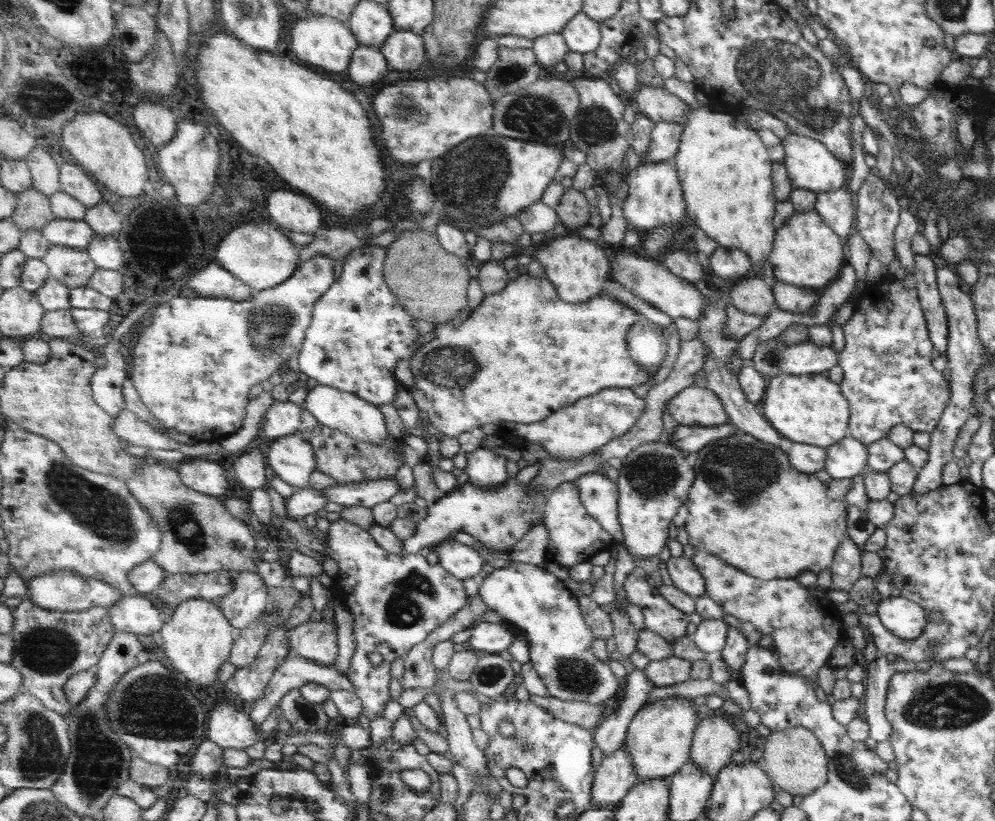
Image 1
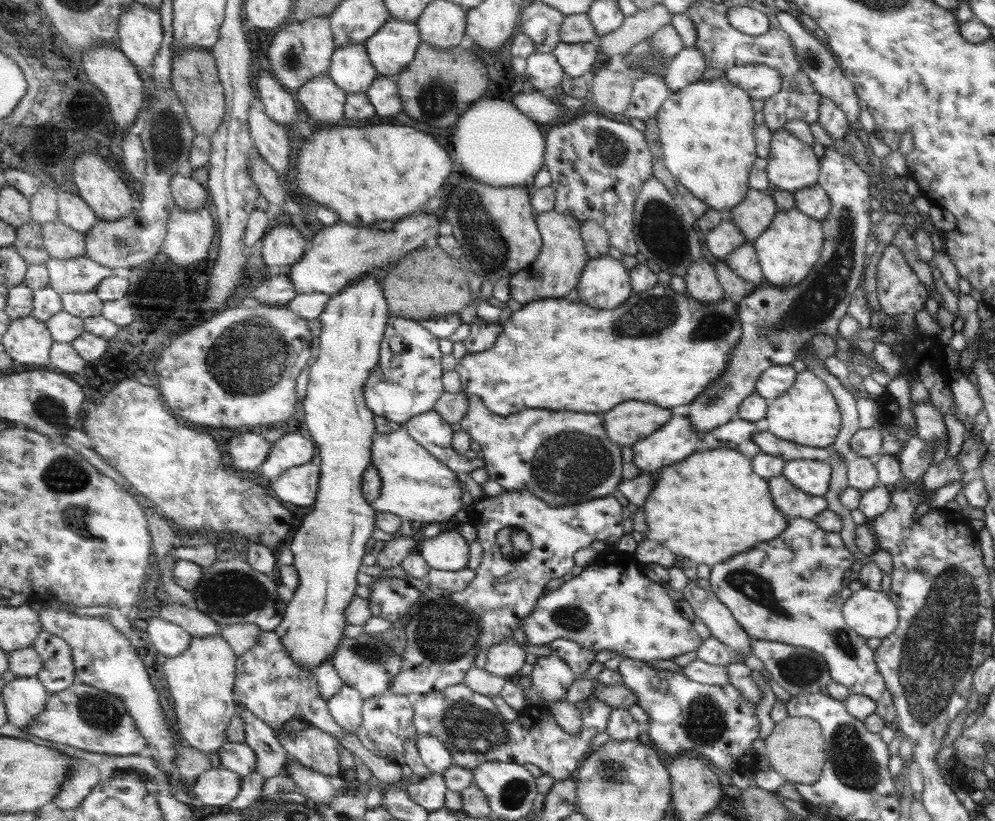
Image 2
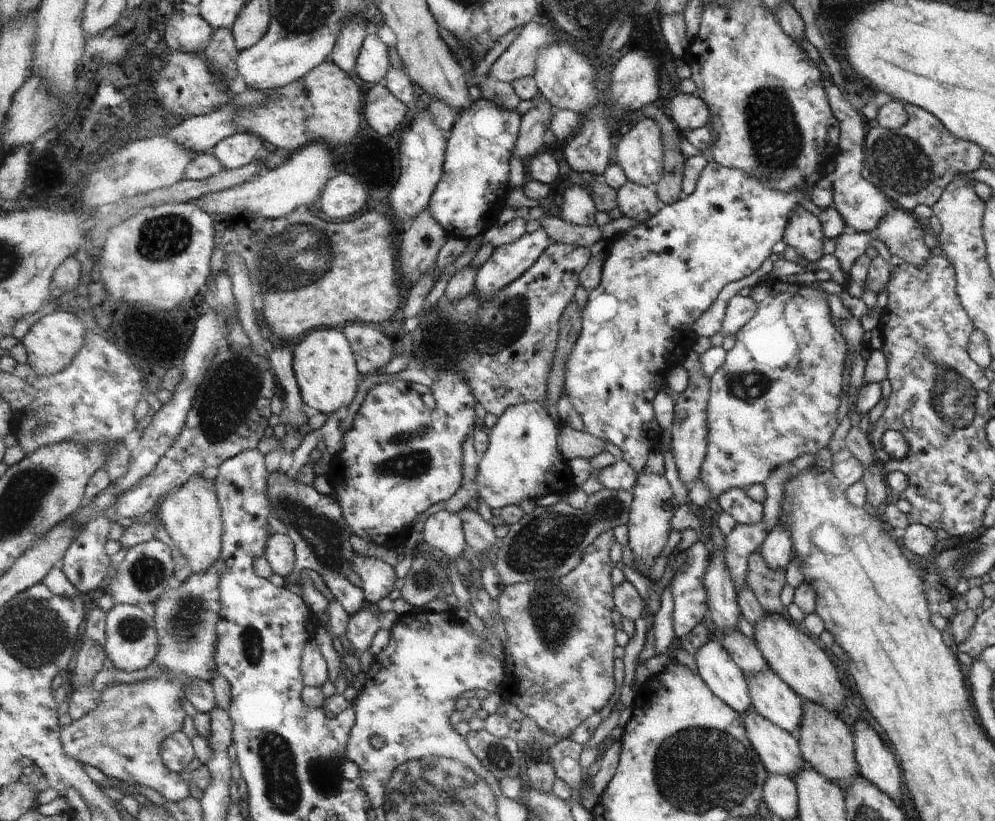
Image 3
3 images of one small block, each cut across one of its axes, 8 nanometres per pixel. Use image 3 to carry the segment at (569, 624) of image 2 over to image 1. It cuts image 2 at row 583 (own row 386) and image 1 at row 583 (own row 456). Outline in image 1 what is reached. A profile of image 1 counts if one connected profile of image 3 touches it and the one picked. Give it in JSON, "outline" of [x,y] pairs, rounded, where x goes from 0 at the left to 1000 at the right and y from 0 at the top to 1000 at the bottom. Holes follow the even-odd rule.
{"outline":[[[638,691],[630,702],[626,726],[629,726],[632,734],[644,741],[648,762],[652,767],[677,783],[690,775],[692,748],[670,733],[662,724],[661,716],[656,716],[650,709],[650,702],[649,694]]]}

